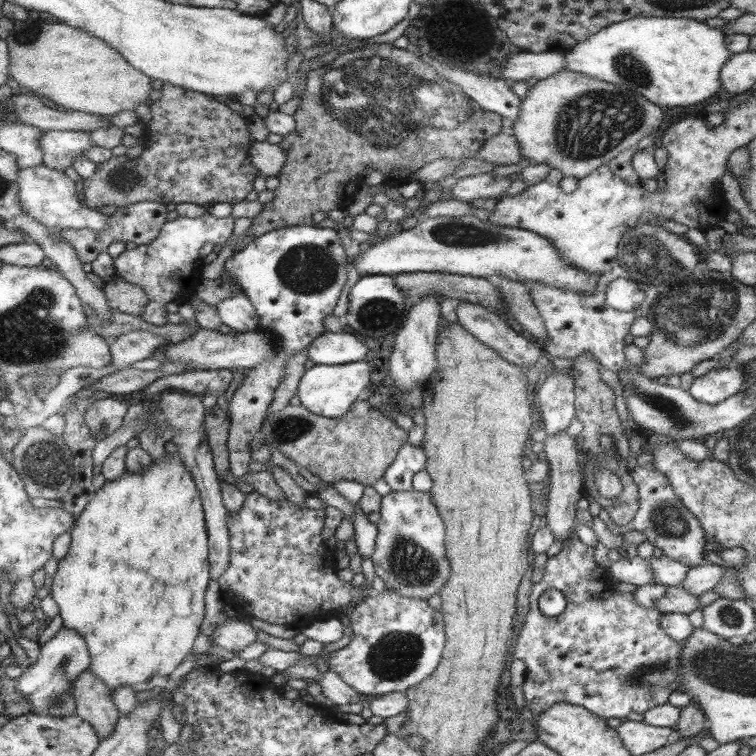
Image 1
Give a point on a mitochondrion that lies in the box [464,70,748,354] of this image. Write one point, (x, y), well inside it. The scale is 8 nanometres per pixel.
(590, 126)

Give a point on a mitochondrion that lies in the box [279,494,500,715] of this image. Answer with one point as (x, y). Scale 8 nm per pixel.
(396, 656)

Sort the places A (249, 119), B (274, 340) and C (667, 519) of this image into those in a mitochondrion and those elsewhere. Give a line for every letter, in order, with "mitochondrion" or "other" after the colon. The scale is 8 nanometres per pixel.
A: other
B: other
C: mitochondrion

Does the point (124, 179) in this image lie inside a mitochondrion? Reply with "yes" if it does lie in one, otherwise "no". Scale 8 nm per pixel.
yes

